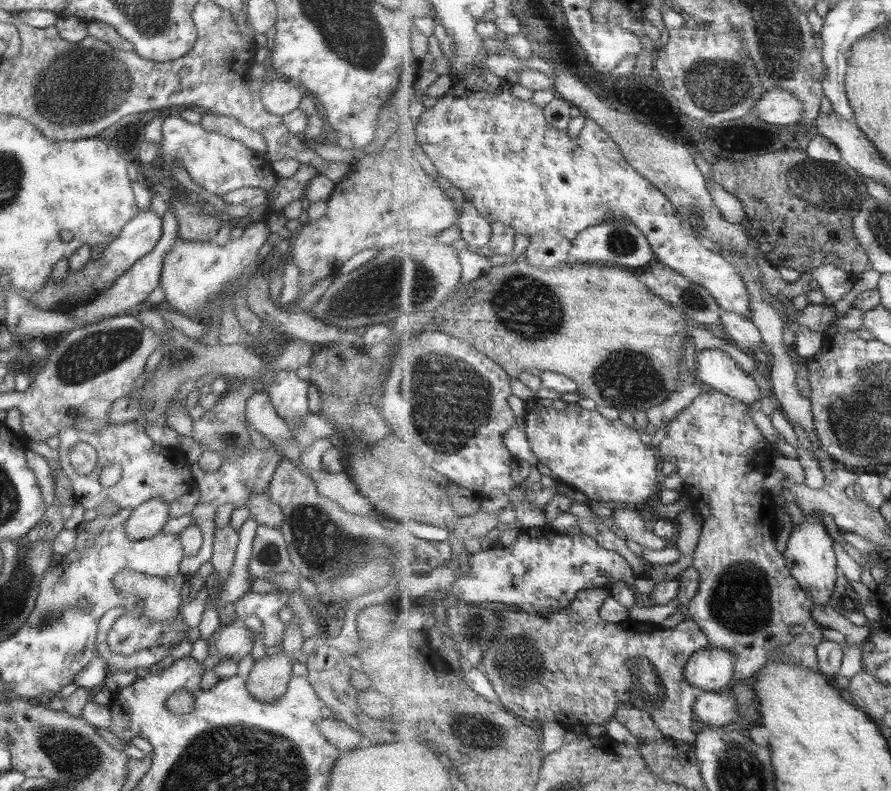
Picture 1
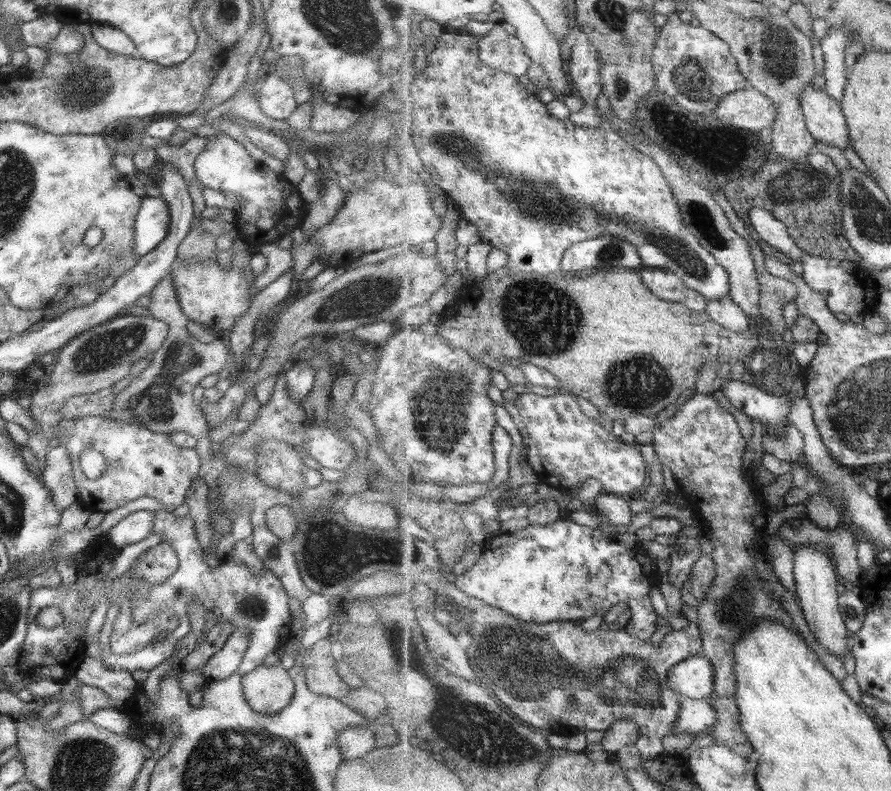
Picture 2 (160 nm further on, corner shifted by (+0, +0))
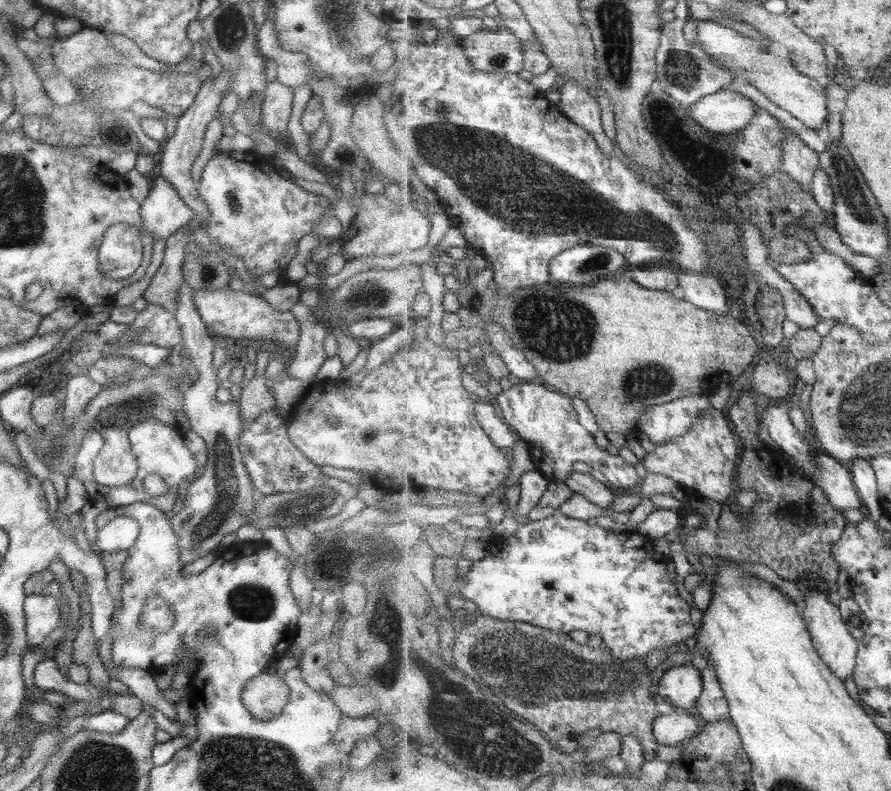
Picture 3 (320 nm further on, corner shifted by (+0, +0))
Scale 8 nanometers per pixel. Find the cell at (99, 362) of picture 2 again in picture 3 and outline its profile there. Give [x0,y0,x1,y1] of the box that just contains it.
[111,304,182,349]

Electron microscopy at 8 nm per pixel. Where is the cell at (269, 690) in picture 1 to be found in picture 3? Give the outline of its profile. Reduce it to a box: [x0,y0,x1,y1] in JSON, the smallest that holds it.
[240,673,289,721]

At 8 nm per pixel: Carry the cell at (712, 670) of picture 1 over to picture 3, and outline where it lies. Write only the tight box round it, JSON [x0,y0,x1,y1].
[658,660,703,710]

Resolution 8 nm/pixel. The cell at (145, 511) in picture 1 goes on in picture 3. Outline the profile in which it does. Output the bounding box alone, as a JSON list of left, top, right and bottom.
[95,516,139,554]

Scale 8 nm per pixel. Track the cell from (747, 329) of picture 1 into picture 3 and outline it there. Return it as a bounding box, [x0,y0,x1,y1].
[679,271,731,315]

